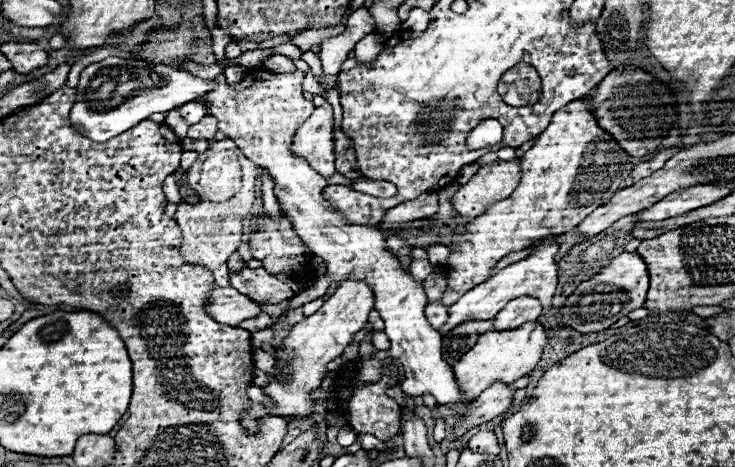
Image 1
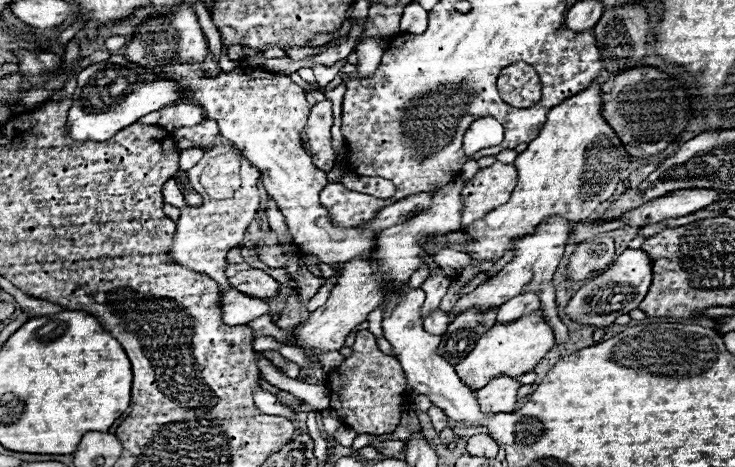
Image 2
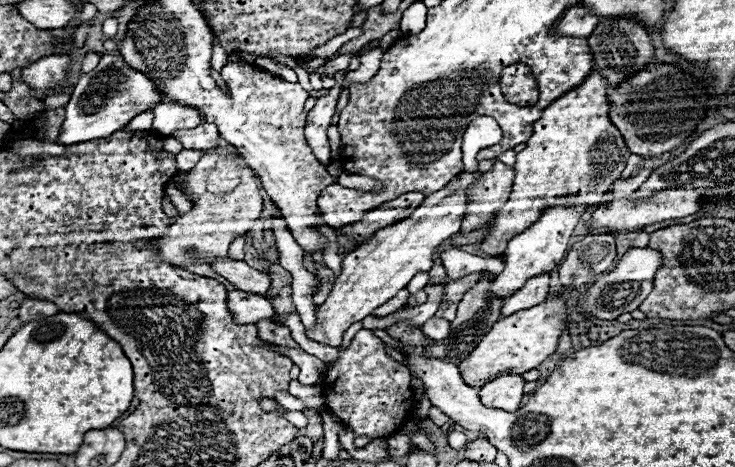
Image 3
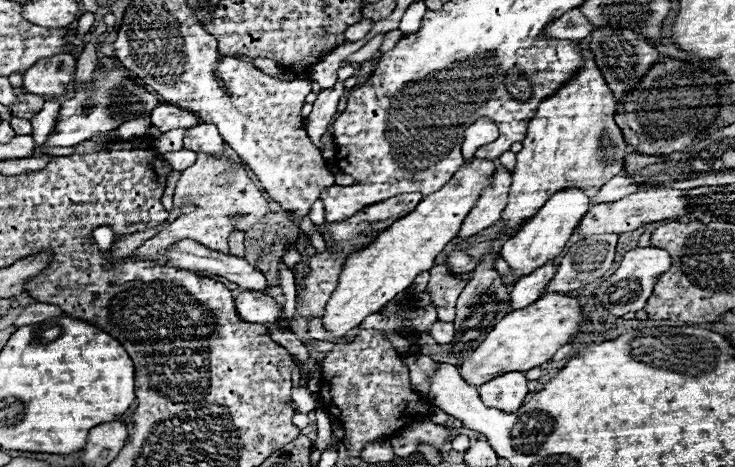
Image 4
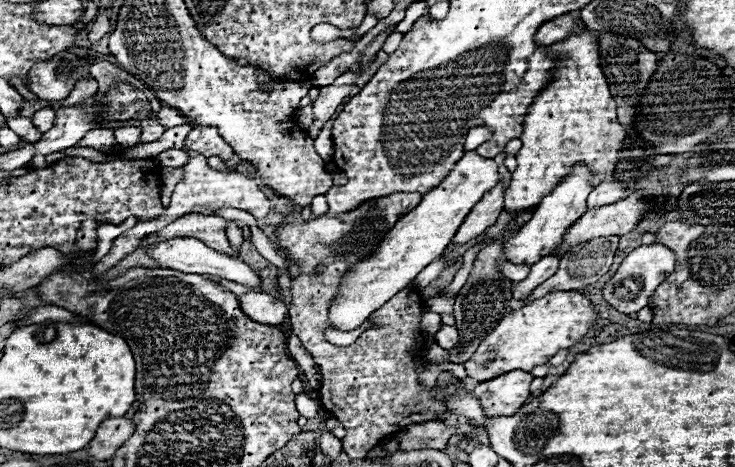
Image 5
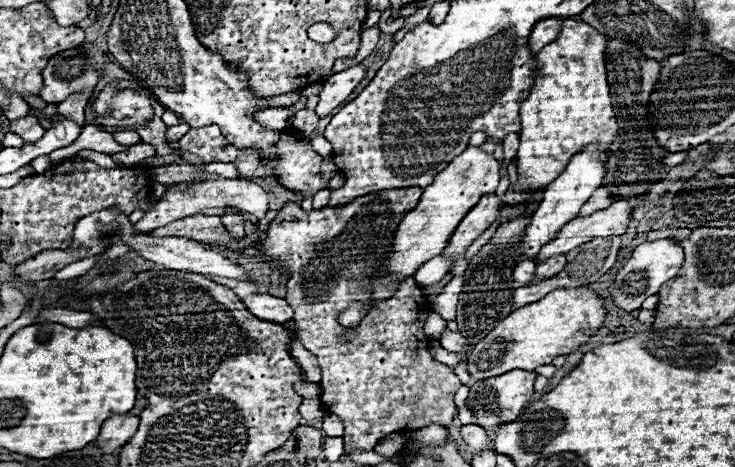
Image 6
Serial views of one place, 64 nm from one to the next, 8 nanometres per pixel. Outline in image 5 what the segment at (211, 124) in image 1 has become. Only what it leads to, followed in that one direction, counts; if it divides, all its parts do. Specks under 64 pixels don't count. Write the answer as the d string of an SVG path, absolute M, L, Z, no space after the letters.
M192 126L192 132L186 136L184 146L186 150L198 152L206 158L210 156L220 156L222 160L232 158L232 148L226 142L222 142L214 126Z

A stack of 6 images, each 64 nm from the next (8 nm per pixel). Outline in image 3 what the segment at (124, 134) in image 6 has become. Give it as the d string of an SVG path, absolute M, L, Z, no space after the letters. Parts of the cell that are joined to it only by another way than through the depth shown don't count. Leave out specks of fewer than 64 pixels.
M148 110L146 114L138 114L126 128L128 130L148 130L152 128L152 120L154 120L154 114Z

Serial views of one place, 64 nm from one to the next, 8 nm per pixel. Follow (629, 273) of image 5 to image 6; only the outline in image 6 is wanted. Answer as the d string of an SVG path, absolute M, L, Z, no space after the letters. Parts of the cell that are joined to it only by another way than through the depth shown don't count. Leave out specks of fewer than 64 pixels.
M670 238L640 244L640 246L632 252L632 256L628 258L628 262L626 262L626 264L620 268L620 272L616 274L614 284L616 284L616 282L622 282L622 284L610 290L612 302L614 302L618 308L626 310L626 312L640 310L642 302L644 302L648 296L654 296L654 294L660 290L660 286L662 286L664 282L668 282L668 278L674 278L674 276L678 274L682 262L684 262L684 254L682 254L680 246L676 246Z

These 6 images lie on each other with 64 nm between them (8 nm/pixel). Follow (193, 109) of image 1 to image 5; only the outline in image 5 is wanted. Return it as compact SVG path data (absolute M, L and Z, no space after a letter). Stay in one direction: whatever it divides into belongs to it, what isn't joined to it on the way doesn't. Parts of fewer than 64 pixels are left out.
M166 104L160 106L160 110L156 112L156 118L164 128L172 128L172 126L178 126L178 124L190 124L190 120L184 114L180 114L176 108L170 108Z

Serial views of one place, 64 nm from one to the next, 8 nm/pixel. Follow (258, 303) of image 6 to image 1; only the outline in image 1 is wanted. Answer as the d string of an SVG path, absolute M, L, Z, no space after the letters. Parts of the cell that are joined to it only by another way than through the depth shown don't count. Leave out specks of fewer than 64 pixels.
M214 288L206 294L206 312L220 324L236 326L260 312L260 304L252 302L248 296L240 294L236 288Z

